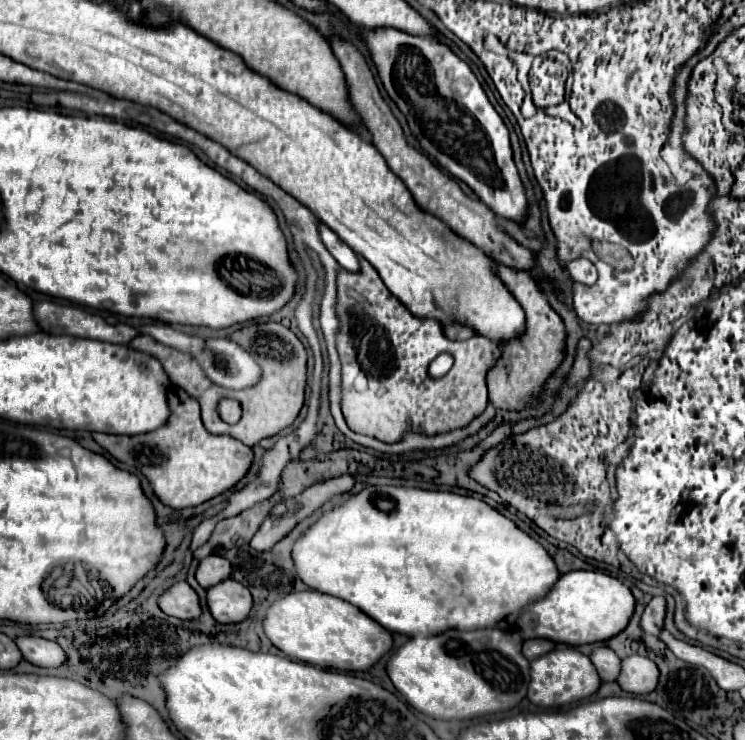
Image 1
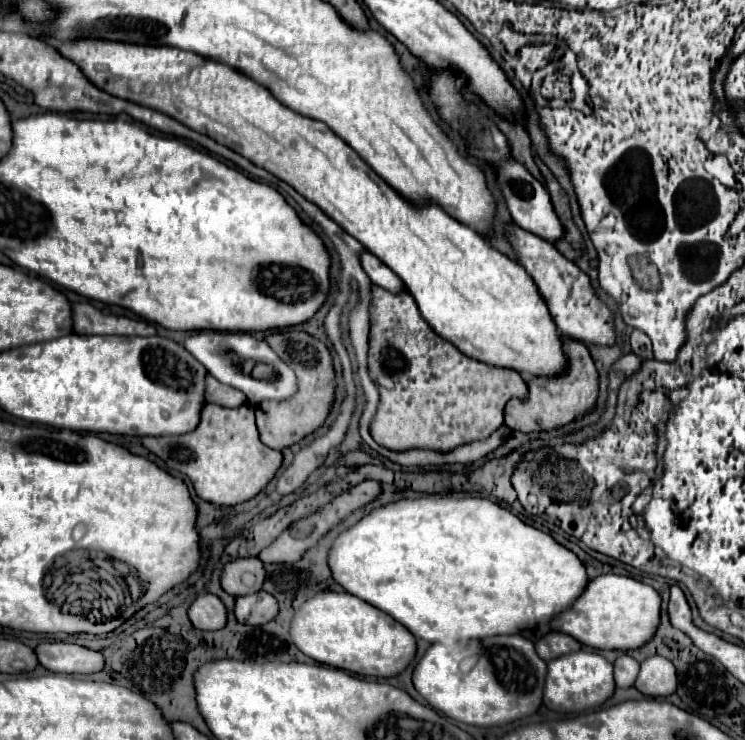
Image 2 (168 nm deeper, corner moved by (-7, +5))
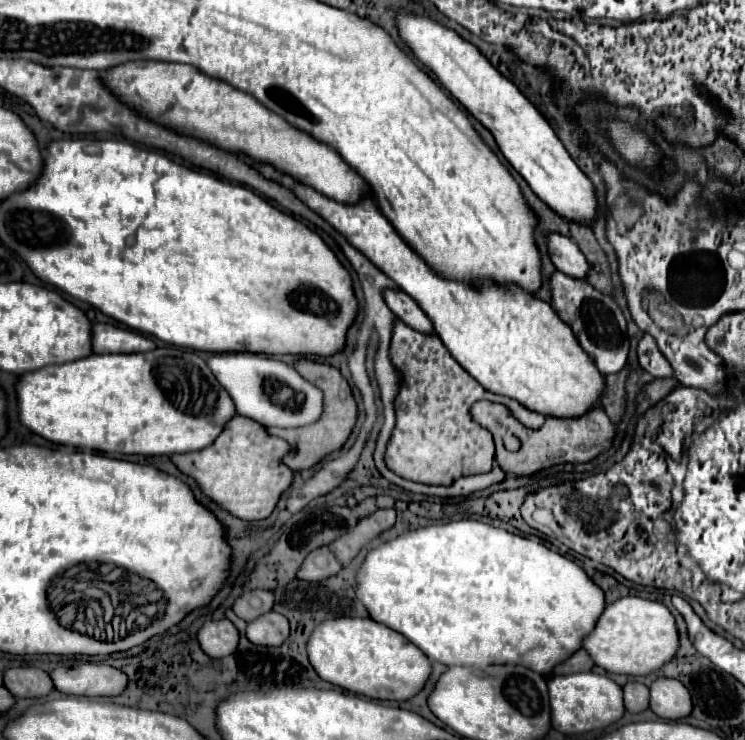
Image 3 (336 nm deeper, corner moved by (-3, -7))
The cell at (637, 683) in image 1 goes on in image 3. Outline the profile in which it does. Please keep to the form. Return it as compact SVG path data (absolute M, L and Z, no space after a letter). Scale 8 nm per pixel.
M659 676L649 686L649 708L665 720L679 720L691 712L691 698L679 680Z

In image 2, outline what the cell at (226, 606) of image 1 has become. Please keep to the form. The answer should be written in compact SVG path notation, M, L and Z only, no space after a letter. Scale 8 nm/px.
M265 590L253 594L253 596L243 596L235 598L235 616L241 624L249 626L261 626L271 622L279 612L277 600L267 594Z

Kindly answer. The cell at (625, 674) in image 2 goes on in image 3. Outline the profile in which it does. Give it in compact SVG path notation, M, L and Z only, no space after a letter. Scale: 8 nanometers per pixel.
M627 682L623 686L623 698L625 698L625 708L629 712L641 712L647 708L647 702L649 702L649 688L641 682Z

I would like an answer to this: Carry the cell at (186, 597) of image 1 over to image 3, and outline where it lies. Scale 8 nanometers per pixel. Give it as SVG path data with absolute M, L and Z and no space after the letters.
M209 620L197 632L197 640L203 652L211 658L221 658L237 648L239 632L229 620Z

